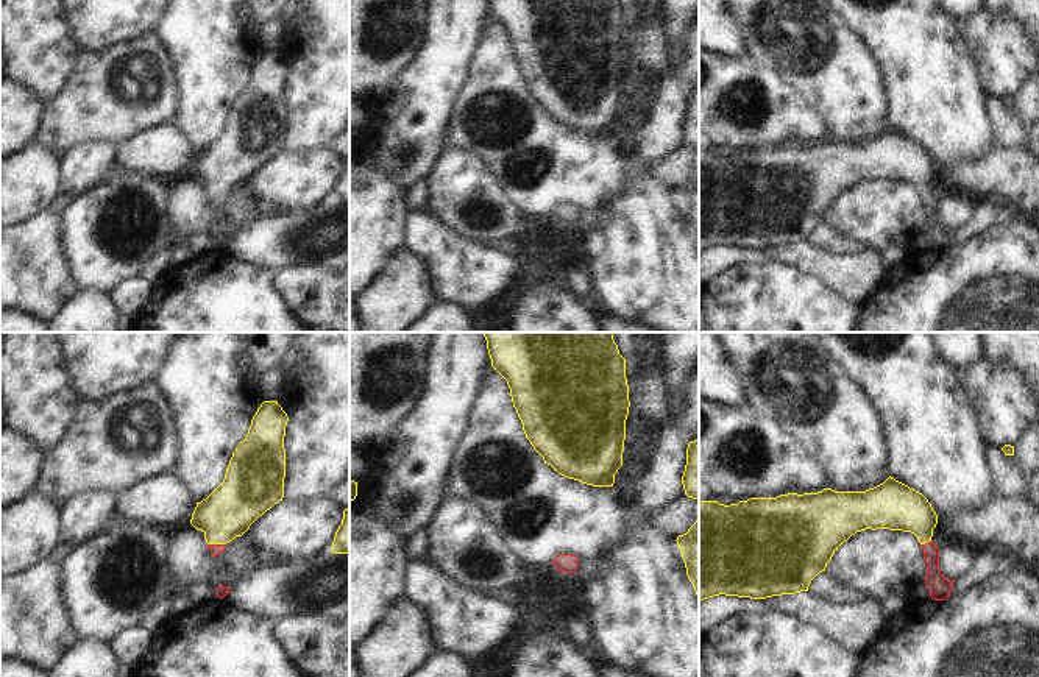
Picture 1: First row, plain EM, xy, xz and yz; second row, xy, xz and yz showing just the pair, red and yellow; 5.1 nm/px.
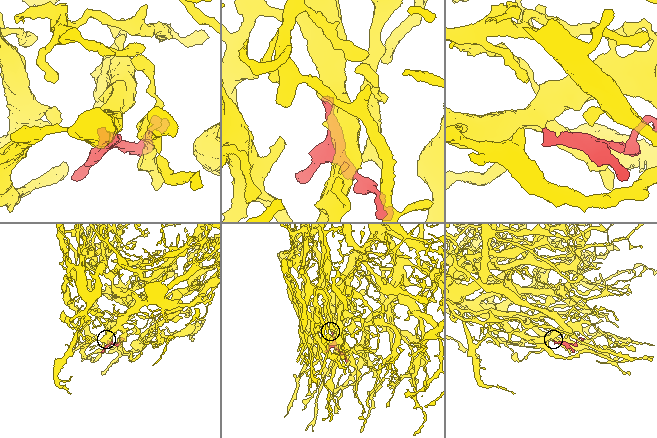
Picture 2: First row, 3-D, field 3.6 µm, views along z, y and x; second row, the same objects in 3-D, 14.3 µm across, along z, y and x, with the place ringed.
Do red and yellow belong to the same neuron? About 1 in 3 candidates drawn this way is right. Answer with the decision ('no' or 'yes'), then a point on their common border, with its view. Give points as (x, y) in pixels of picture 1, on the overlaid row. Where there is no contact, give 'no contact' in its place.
yes; meets red in xy at (217, 545)

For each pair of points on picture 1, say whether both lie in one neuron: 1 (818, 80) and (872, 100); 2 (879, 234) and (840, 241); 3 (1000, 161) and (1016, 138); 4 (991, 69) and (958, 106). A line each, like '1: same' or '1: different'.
1: same
2: different
3: different
4: different

